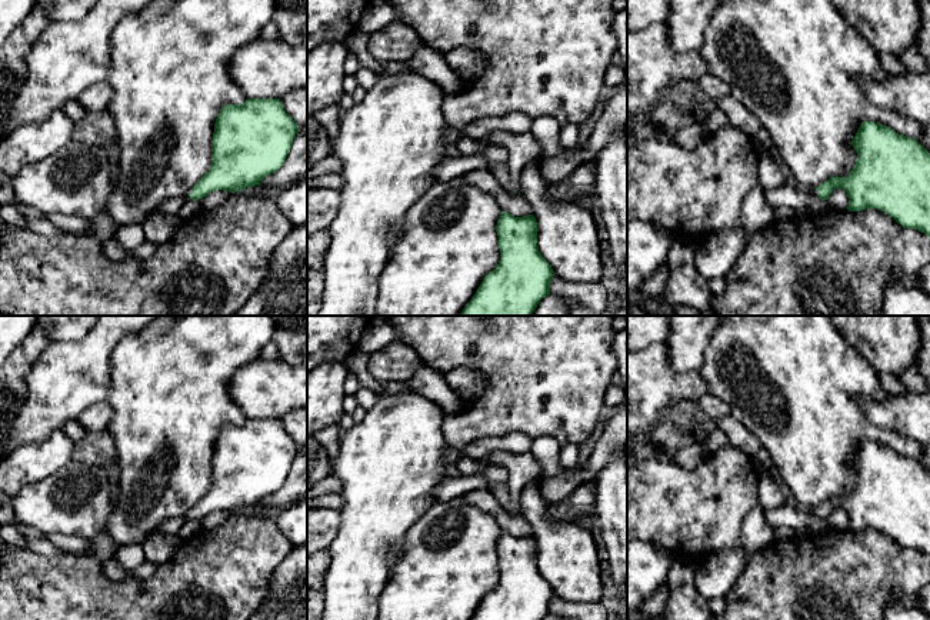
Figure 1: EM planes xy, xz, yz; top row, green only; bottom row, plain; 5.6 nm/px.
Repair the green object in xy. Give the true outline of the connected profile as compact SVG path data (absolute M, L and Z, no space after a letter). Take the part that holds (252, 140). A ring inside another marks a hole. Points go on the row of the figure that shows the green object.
M247 99L243 104L224 106L214 123L211 166L191 187L190 199L260 184L283 166L297 133L299 126L280 99Z

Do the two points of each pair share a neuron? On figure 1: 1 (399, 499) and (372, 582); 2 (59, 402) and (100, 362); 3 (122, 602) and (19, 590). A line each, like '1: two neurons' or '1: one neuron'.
1: one neuron
2: one neuron
3: one neuron

